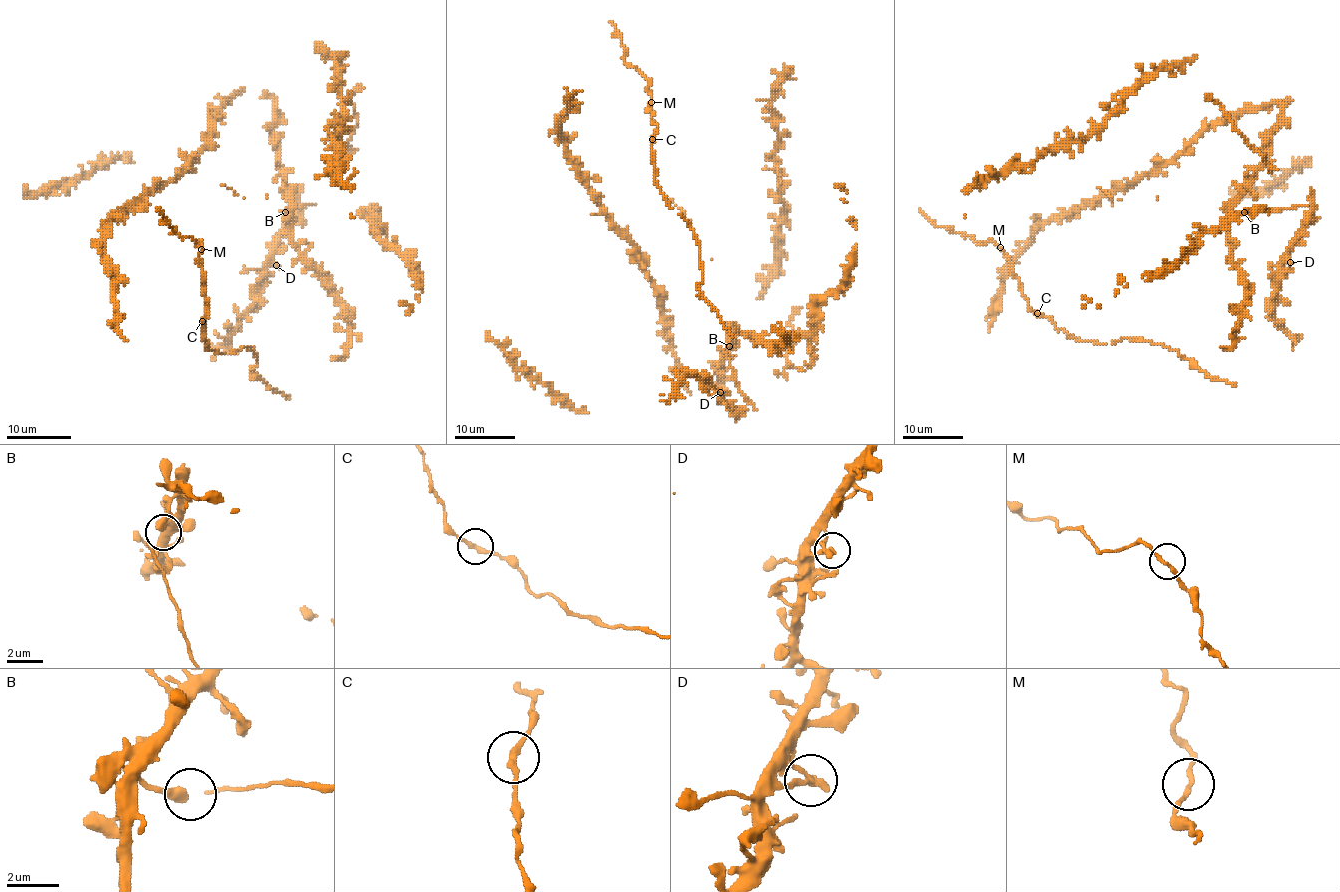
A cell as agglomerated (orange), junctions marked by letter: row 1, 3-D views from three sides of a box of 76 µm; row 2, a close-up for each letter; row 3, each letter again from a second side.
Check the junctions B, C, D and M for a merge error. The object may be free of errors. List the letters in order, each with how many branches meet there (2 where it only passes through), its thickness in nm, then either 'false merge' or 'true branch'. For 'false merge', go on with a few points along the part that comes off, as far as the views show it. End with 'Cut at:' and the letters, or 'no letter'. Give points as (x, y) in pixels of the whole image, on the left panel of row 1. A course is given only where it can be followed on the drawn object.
B: 2 branches meet; 300 nm thick; true branch
C: 2 branches meet; 240 nm thick; true branch
D: 2 branches meet; 260 nm thick; true branch
M: 2 branches meet; 180 nm thick; true branch
Cut at: no letter

